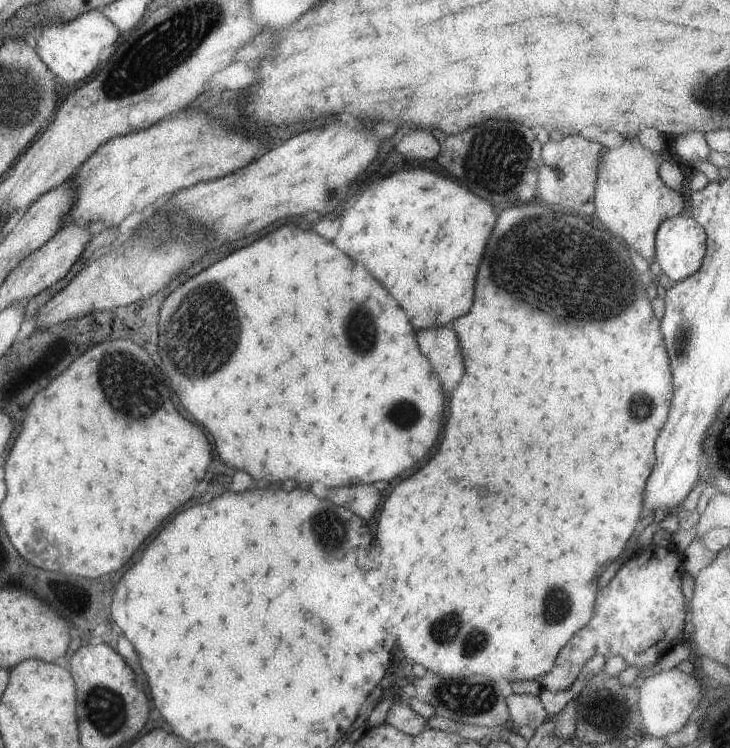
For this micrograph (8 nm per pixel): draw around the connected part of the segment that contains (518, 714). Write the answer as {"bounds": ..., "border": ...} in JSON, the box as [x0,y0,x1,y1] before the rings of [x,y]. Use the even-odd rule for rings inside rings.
{"bounds":[506,693,549,730],"border":[[[512,693],[506,698],[509,708],[510,720],[514,722],[514,726],[531,726],[534,730],[540,726],[542,722],[549,718],[549,714],[544,709],[540,697],[524,693]]]}

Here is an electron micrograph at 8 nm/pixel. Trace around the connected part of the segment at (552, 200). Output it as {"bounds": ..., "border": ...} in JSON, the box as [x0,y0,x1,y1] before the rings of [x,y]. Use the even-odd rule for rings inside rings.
{"bounds":[537,136,602,216],"border":[[[566,136],[559,142],[550,141],[543,146],[537,196],[552,206],[560,206],[570,212],[576,212],[578,216],[594,214],[598,154],[602,146],[582,136]]]}

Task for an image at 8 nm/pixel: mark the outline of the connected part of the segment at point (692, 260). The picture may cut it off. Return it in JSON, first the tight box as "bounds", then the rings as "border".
{"bounds":[655,215,707,282],"border":[[[678,215],[666,219],[656,231],[655,238],[656,260],[662,272],[670,280],[678,282],[694,274],[702,264],[707,251],[707,234],[694,217]]]}

